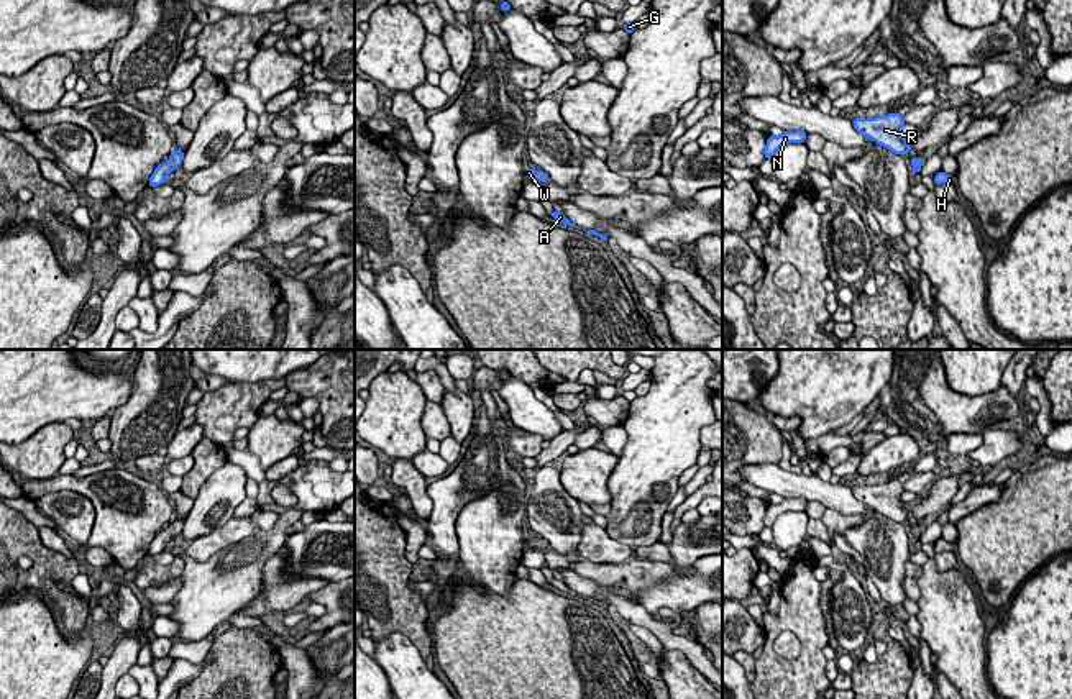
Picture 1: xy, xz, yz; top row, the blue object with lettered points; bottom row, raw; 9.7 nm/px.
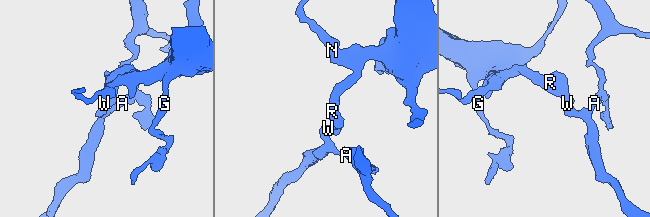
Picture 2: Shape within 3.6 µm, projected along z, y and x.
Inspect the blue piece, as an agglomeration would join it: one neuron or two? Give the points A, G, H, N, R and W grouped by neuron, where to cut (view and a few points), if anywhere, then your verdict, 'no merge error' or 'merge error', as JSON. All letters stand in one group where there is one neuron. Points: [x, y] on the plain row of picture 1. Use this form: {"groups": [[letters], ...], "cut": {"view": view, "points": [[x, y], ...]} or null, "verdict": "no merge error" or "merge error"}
{"groups": [["A", "G", "H", "N", "R", "W"]], "cut": null, "verdict": "no merge error"}

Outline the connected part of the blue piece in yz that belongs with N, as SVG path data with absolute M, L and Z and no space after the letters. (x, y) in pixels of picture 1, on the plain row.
M796 497L796 499L783 499L780 504L768 504L767 512L763 517L765 527L772 527L773 522L788 510L804 510L806 509L806 499Z

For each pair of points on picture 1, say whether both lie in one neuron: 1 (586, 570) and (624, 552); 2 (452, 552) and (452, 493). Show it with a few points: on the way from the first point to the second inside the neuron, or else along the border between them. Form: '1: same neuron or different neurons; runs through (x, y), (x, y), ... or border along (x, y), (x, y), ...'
1: different neurons; border along (631, 555), (621, 561), (578, 561)
2: same neuron; runs through (445, 537), (445, 507)

